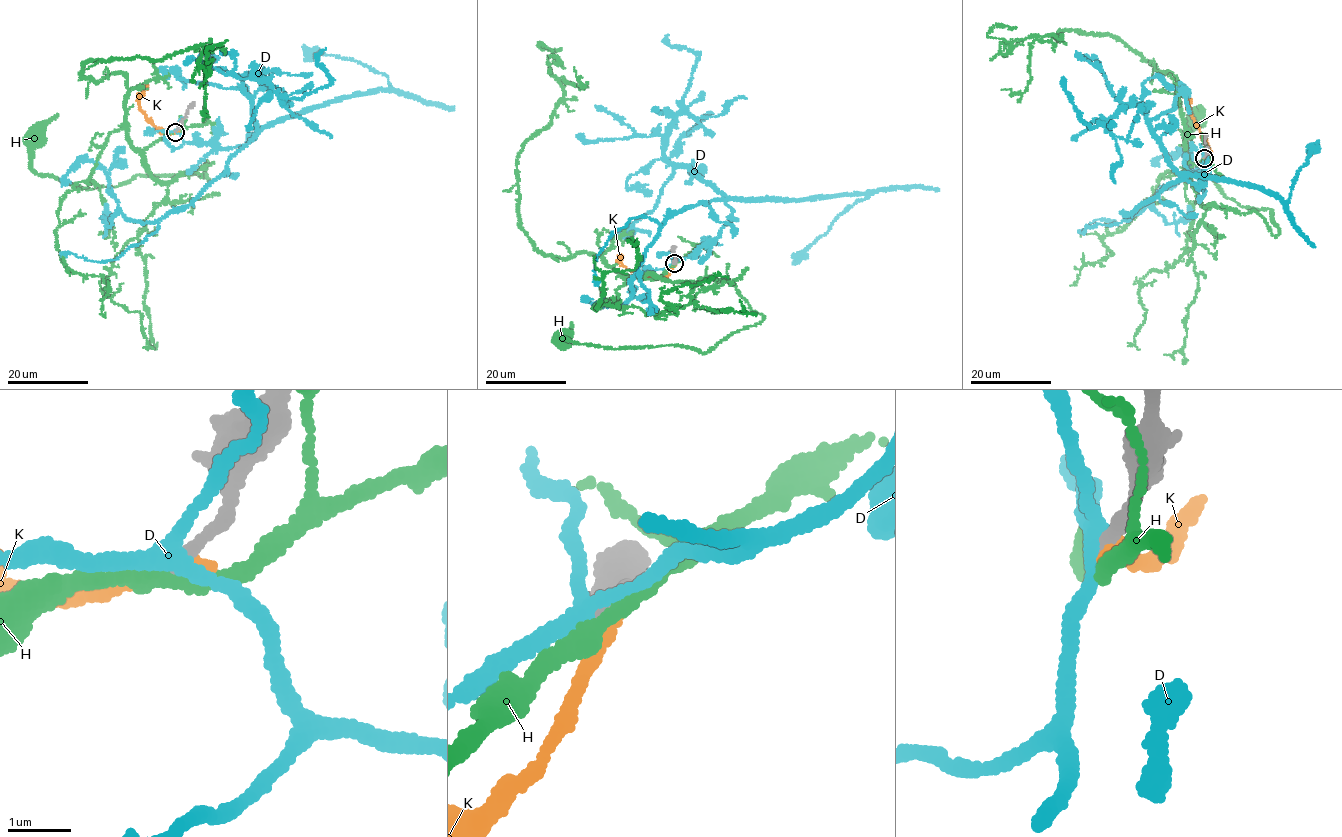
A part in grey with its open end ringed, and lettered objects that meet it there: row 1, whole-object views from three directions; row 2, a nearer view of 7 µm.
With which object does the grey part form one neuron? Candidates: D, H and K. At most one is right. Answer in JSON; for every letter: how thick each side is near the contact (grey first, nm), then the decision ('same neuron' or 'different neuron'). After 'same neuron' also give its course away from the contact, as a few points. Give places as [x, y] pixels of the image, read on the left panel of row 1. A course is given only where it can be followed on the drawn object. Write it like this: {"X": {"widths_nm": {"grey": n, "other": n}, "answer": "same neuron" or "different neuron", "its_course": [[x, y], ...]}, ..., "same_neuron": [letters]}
{"D": {"widths_nm": {"grey": 190, "other": 240}, "answer": "different neuron"}, "H": {"widths_nm": {"grey": 190, "other": 260}, "answer": "different neuron"}, "K": {"widths_nm": {"grey": 200, "other": 280}, "answer": "different neuron"}, "same_neuron": []}

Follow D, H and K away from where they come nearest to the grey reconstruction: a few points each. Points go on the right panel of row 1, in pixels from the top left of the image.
D: (1205, 158), (1199, 190), (1170, 182), (1124, 212), (1127, 219), (1179, 181), (1188, 161), (1177, 152), (1154, 165)
H: (1205, 158), (1186, 166), (1200, 203), (1253, 210), (1277, 235), (1271, 210), (1222, 194), (1193, 159), (1193, 118)
K: (1205, 158), (1208, 158), (1210, 151), (1191, 114), (1188, 103), (1191, 100)

